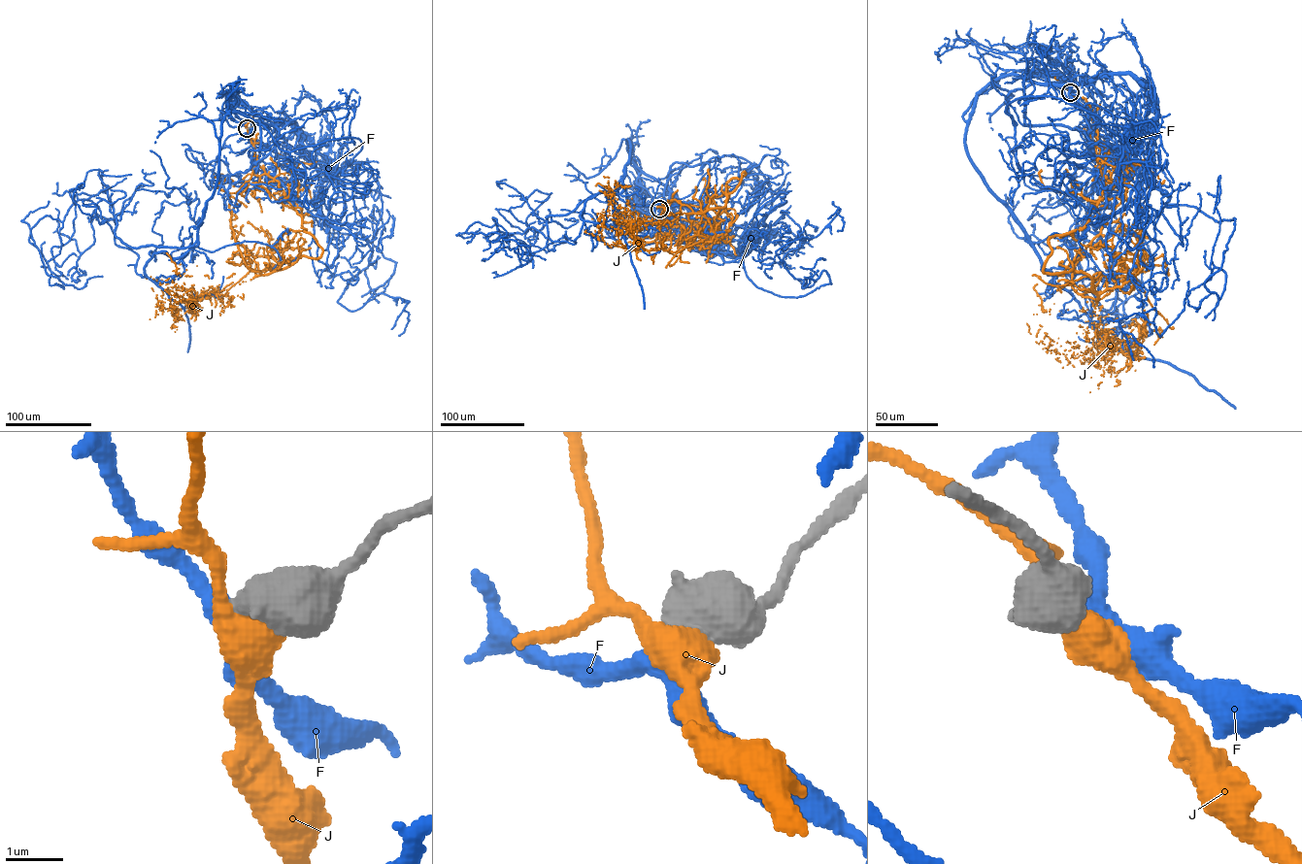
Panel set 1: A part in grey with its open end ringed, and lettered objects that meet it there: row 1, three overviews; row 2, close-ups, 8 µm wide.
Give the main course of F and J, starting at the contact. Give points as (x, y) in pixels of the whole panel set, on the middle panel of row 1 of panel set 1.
F: (659, 209), (641, 173), (783, 297), (831, 282), (776, 251), (839, 209), (837, 231)
J: (659, 208), (710, 220), (745, 173), (704, 213), (708, 237), (676, 253), (638, 247), (609, 182)

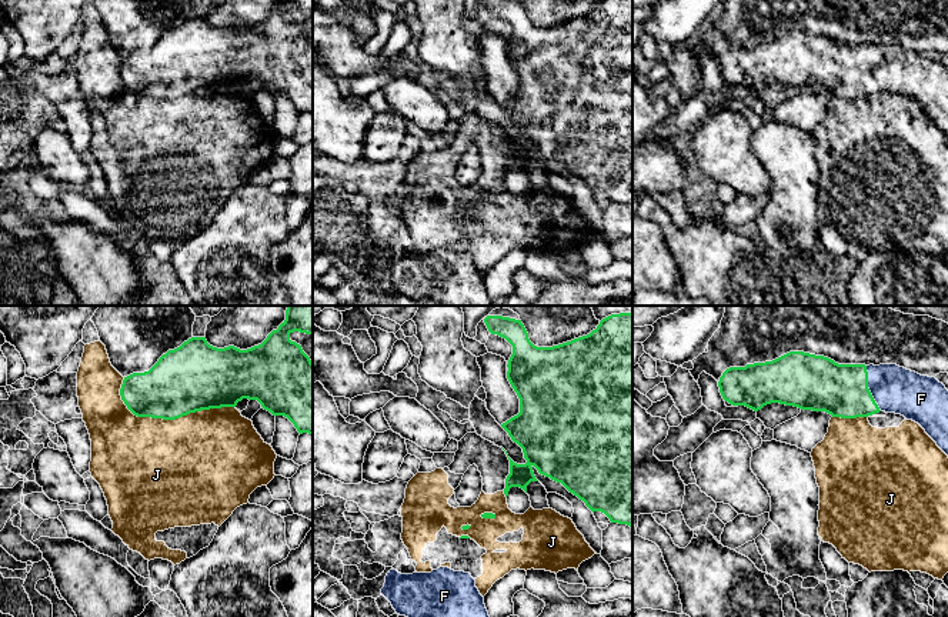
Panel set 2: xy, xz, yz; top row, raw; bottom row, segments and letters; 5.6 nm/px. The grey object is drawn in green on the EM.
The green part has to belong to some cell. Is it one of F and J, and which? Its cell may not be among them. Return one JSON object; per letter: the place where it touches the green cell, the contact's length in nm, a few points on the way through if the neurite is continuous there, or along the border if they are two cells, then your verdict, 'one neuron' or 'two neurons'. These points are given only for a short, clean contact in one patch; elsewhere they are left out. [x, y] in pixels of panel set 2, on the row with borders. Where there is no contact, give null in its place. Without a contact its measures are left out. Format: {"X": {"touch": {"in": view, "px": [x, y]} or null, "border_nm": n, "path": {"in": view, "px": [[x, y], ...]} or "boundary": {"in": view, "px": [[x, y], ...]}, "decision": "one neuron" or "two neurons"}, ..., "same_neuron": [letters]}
{"F": {"touch": {"in": "yz", "px": [868, 389]}, "border_nm": 280, "path": {"in": "yz", "px": [[841, 390], [868, 389], [898, 390]]}, "decision": "one neuron"}, "J": {"touch": {"in": "xy", "px": [172, 419]}, "border_nm": 650, "decision": "two neurons"}, "same_neuron": ["F"]}

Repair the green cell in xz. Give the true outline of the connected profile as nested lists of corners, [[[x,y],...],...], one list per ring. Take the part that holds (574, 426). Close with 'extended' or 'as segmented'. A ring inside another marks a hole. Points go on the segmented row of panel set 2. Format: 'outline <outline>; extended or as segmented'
outline [[[632,313],[611,314],[590,334],[553,347],[534,346],[521,320],[487,316],[484,323],[491,334],[513,346],[507,378],[520,398],[520,413],[501,427],[523,448],[527,463],[517,464],[508,457],[505,497],[511,487],[527,493],[527,486],[538,481],[533,471],[535,467],[540,474],[561,483],[592,513],[601,511],[611,523],[632,527]]]; as segmented

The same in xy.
outline [[[287,306],[286,320],[251,348],[213,347],[206,337],[191,337],[168,350],[144,373],[124,377],[120,396],[137,417],[176,420],[190,413],[236,407],[243,398],[257,400],[273,416],[287,417],[300,434],[313,434],[313,361],[290,340],[294,331],[313,334],[313,306]]]; as segmented

